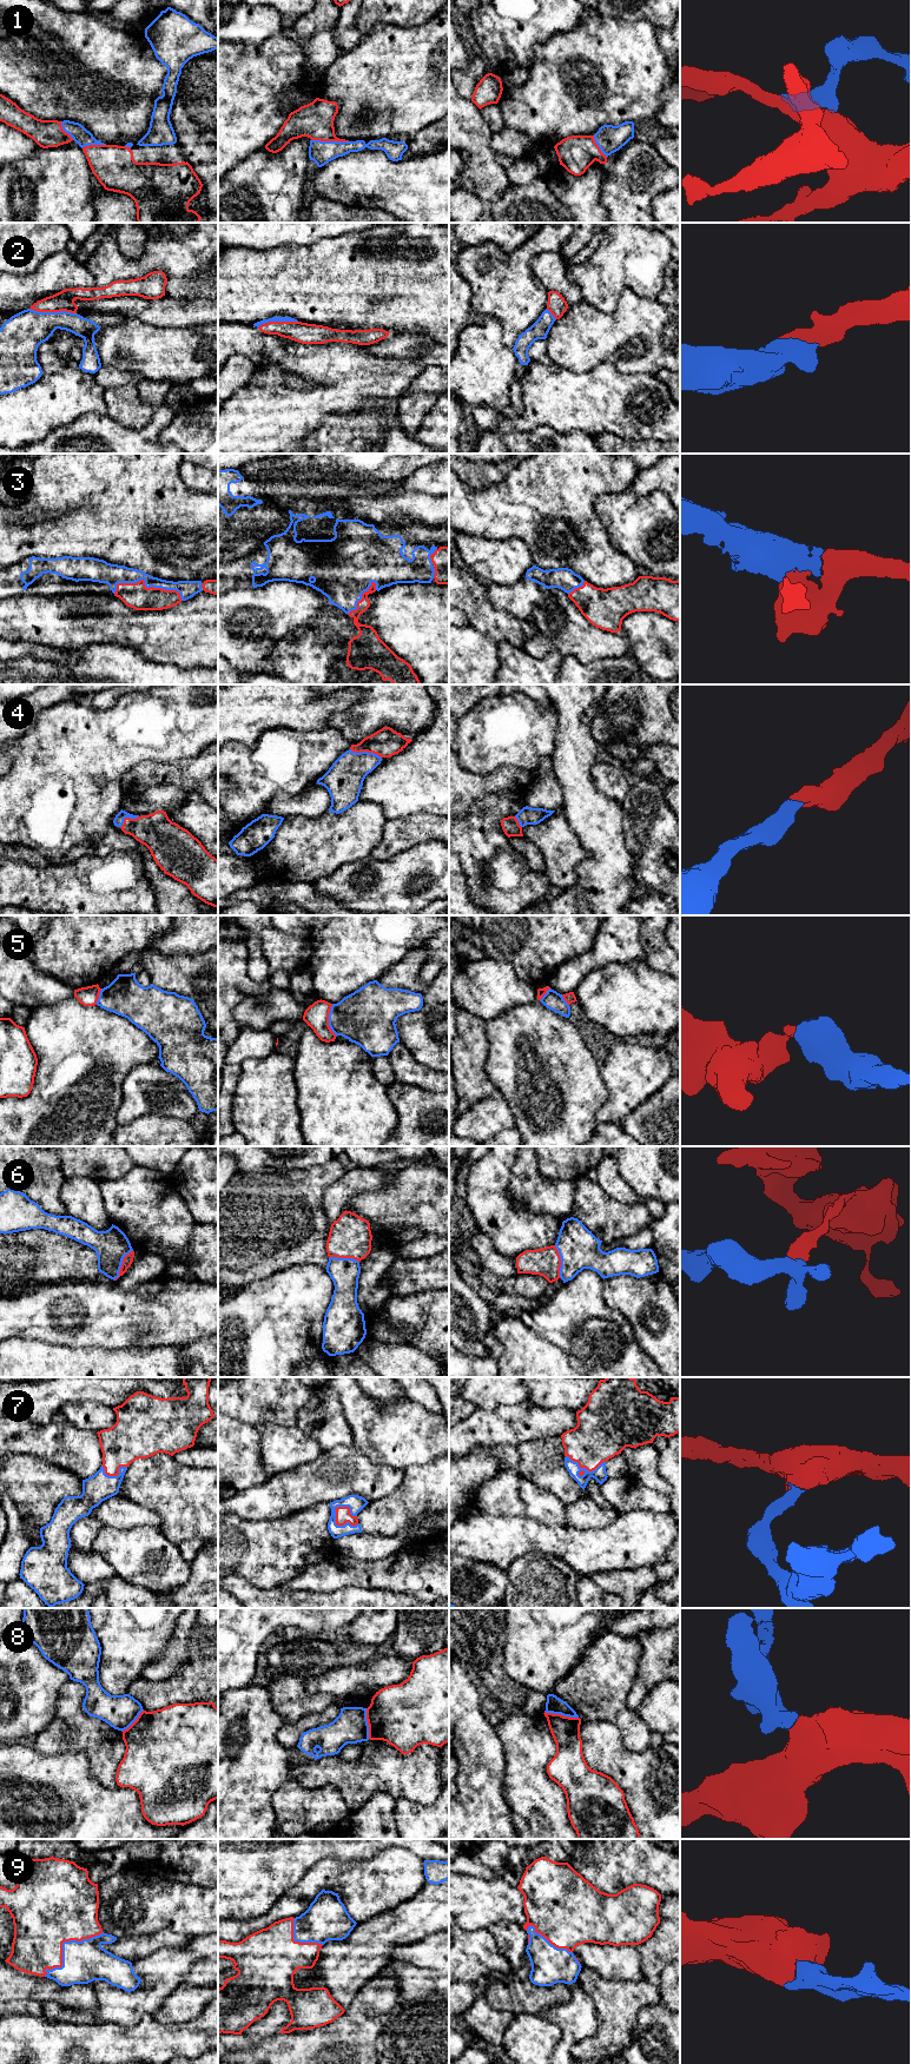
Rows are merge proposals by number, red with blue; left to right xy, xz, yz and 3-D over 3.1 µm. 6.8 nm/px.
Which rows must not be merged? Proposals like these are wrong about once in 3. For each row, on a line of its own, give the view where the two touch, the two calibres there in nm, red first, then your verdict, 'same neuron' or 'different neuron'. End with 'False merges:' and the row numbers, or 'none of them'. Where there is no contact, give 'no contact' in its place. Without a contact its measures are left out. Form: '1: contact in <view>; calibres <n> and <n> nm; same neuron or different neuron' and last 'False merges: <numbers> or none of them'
1: contact in xz; calibres 260 and 160 nm; same neuron
2: contact in xy; calibres 140 and 280 nm; same neuron
3: contact in xy; calibres 180 and 140 nm; same neuron
4: contact in xz; calibres 200 and 260 nm; same neuron
5: contact in xz; calibres 170 and 380 nm; different neuron
6: contact in xy; calibres 70 and 220 nm; different neuron
7: contact in xz; calibres 100 and 110 nm; same neuron
8: contact in yz; calibres 190 and 120 nm; different neuron
9: contact in xy; calibres 460 and 280 nm; same neuron
False merges: 5, 6, 8

